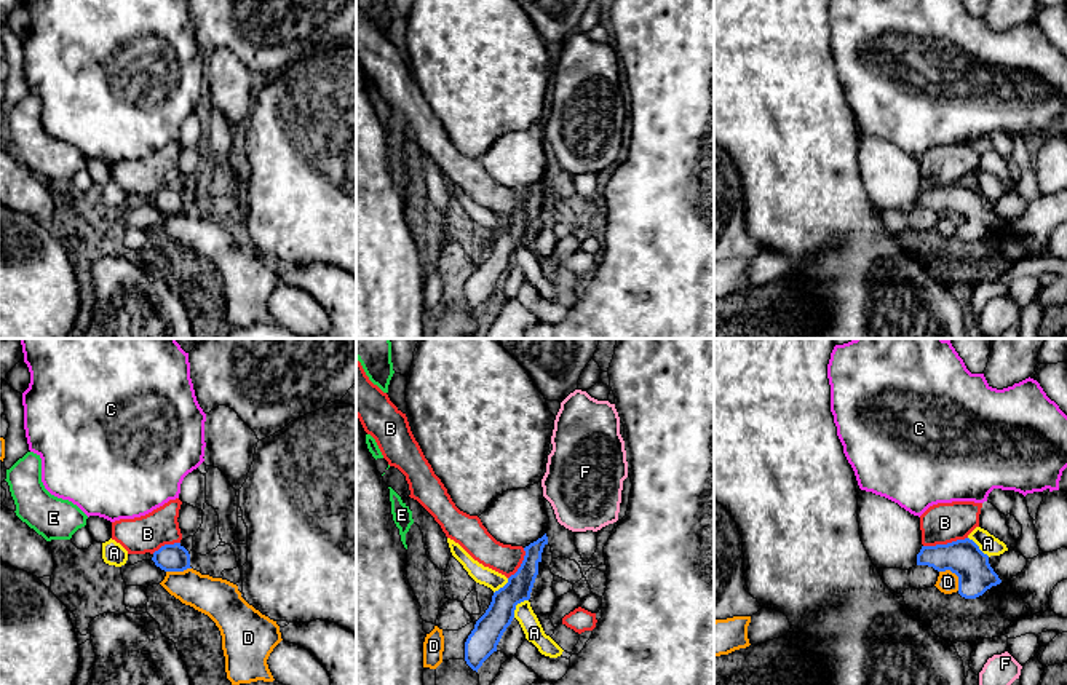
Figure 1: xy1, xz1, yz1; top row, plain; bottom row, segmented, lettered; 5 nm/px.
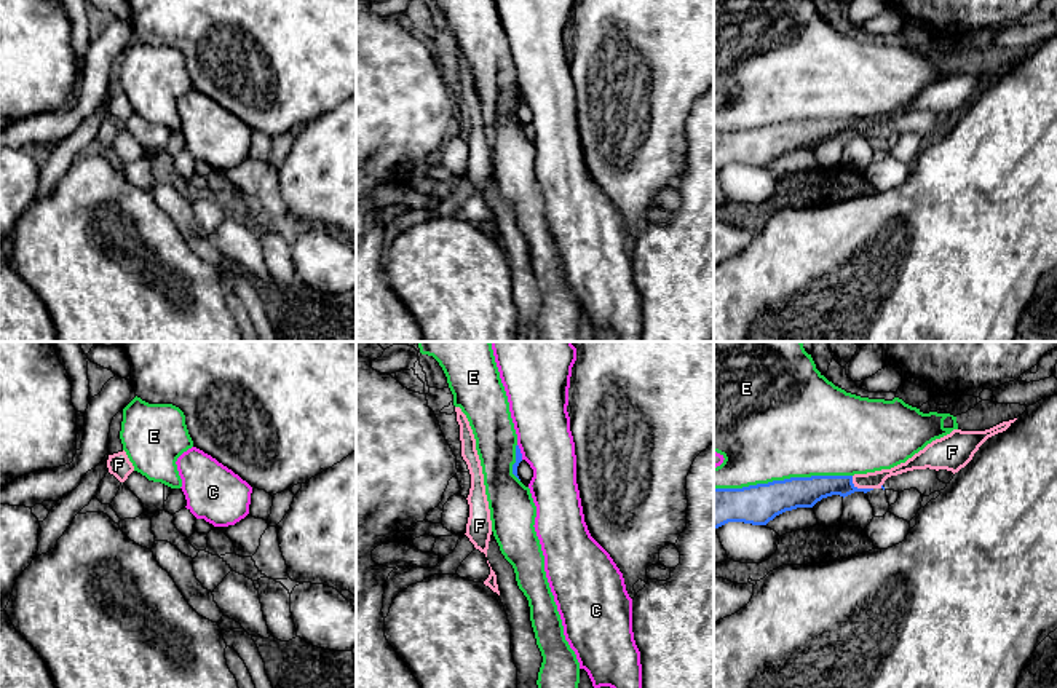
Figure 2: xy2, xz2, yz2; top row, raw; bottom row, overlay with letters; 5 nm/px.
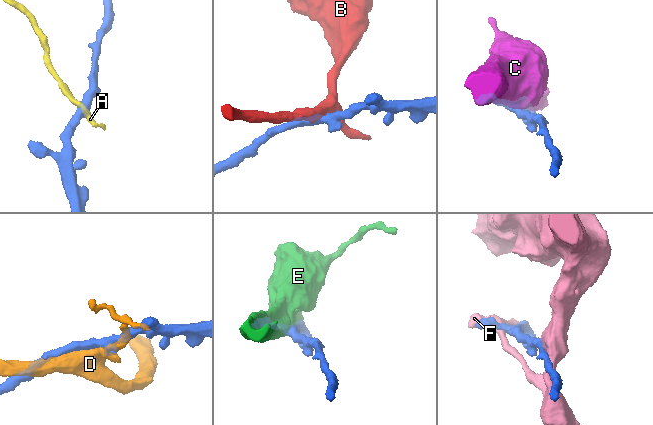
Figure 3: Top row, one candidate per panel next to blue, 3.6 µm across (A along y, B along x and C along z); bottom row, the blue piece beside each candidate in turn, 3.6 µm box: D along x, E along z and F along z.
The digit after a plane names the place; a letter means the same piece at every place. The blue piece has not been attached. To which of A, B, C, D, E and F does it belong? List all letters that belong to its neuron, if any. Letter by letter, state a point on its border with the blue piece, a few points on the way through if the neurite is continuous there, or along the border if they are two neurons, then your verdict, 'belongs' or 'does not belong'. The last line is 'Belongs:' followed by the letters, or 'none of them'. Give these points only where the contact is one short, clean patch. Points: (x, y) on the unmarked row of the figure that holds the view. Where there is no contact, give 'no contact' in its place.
A: meets blue in xz1 at (516, 246); border along xz1 (527, 241), (516, 248), (513, 259); does not belong
B: meets blue in yz1 at (944, 187); border along yz1 (967, 179), (943, 187), (924, 189); does not belong
C: meets blue in xz2 at (519, 94); does not belong
D: meets blue in yz1 at (955, 216); does not belong
E: meets blue in yz2 at (784, 122); does not belong
F: meets blue in yz2 at (859, 131); does not belong
Belongs: none of them

